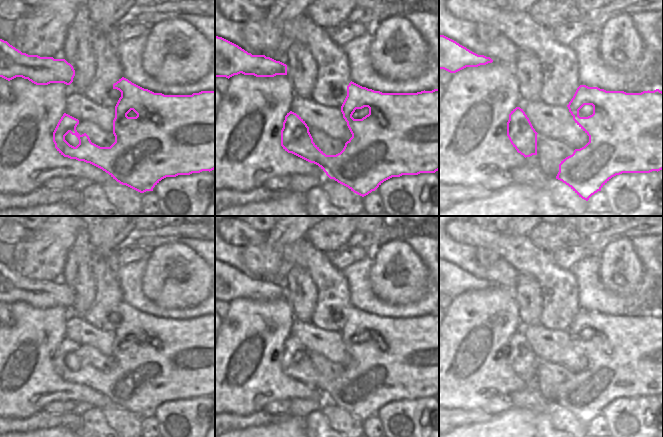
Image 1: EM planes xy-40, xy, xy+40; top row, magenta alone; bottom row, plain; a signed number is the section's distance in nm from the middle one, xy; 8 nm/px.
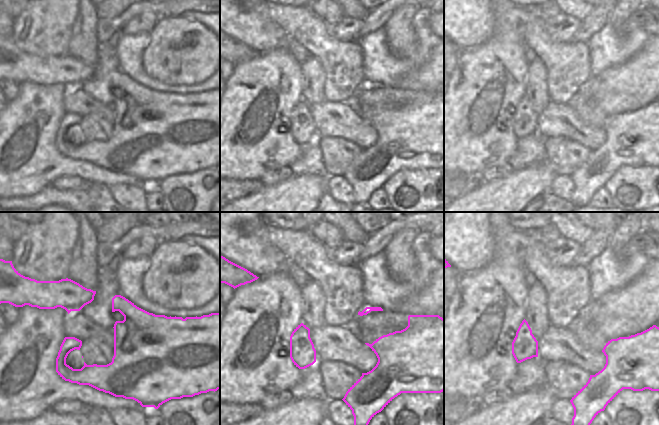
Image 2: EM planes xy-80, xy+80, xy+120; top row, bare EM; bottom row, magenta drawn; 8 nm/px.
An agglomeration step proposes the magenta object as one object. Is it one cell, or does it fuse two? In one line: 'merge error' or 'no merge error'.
no merge error

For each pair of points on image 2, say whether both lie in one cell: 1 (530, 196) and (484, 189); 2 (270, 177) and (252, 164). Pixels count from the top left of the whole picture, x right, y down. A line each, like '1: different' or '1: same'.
1: same
2: different

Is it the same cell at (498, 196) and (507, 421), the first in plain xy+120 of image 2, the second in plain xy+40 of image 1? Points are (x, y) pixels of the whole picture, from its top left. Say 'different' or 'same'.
same

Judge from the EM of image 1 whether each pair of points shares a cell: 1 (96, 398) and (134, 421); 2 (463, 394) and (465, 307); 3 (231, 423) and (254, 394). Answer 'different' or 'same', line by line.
1: different
2: same
3: different

